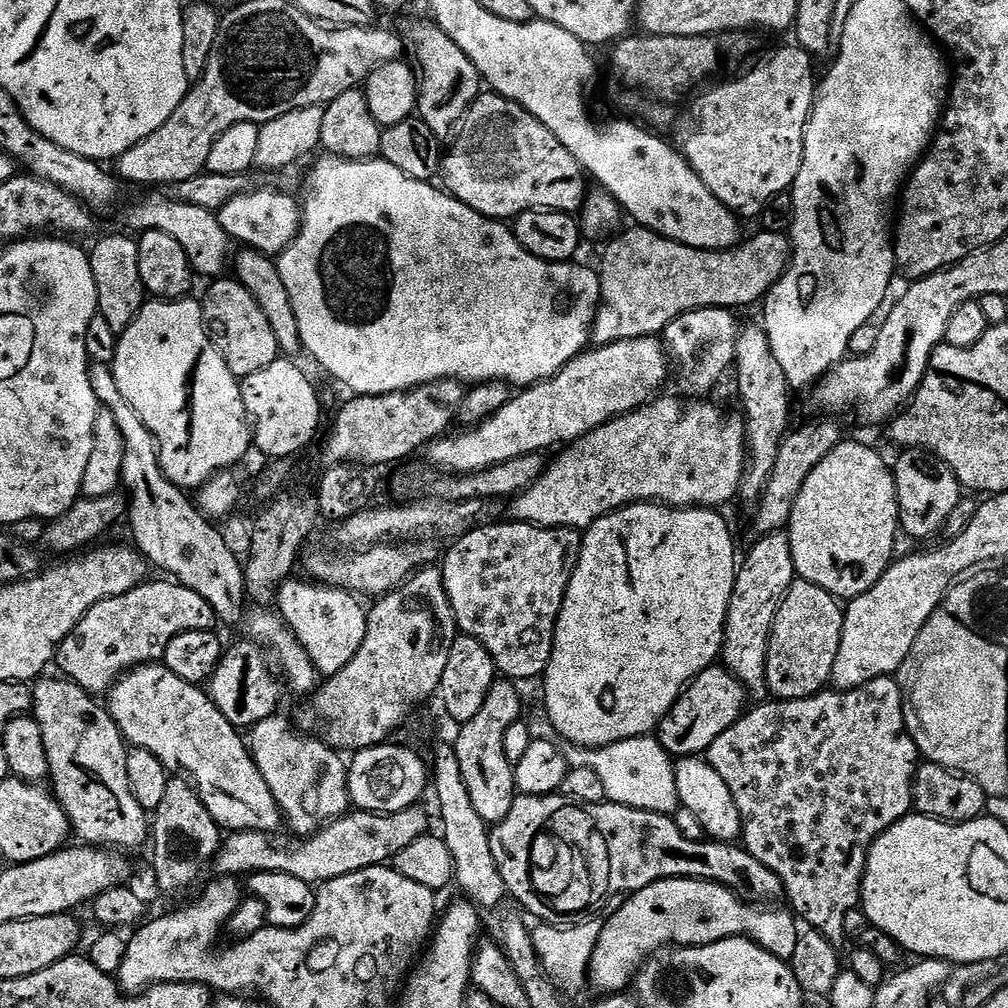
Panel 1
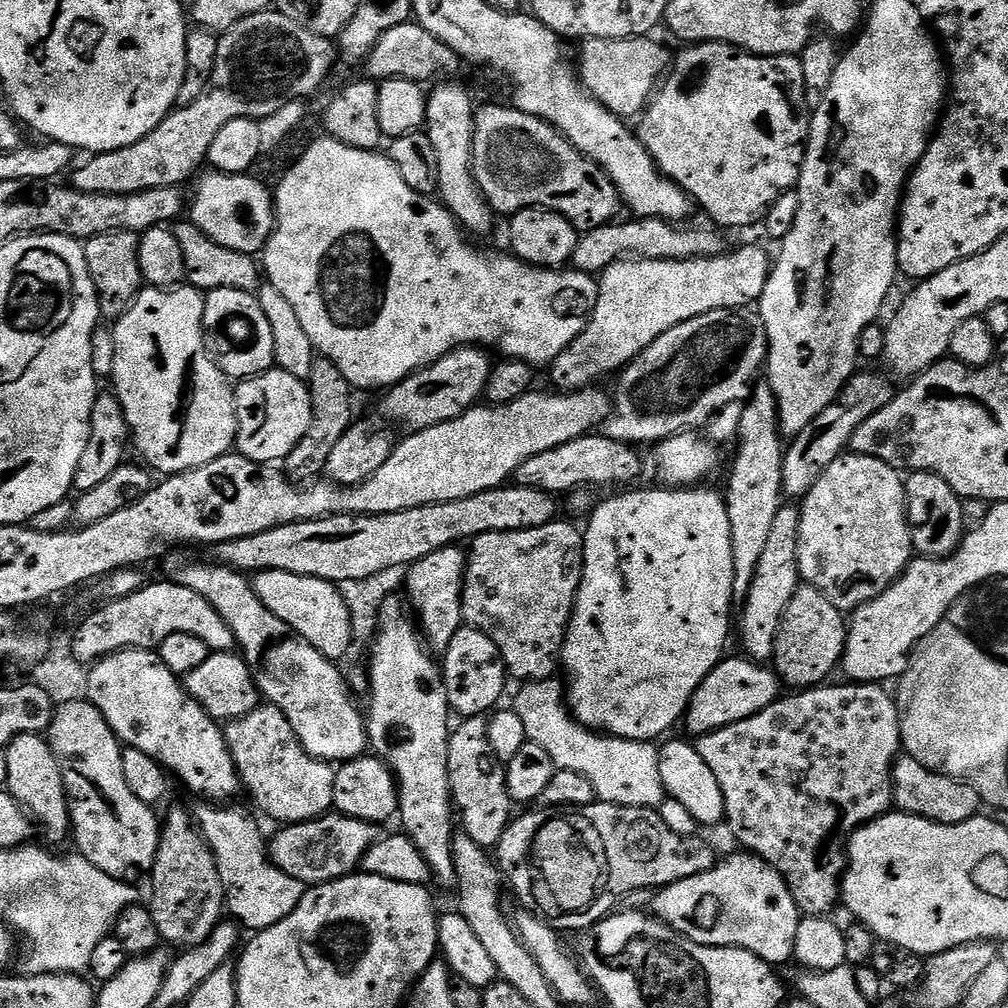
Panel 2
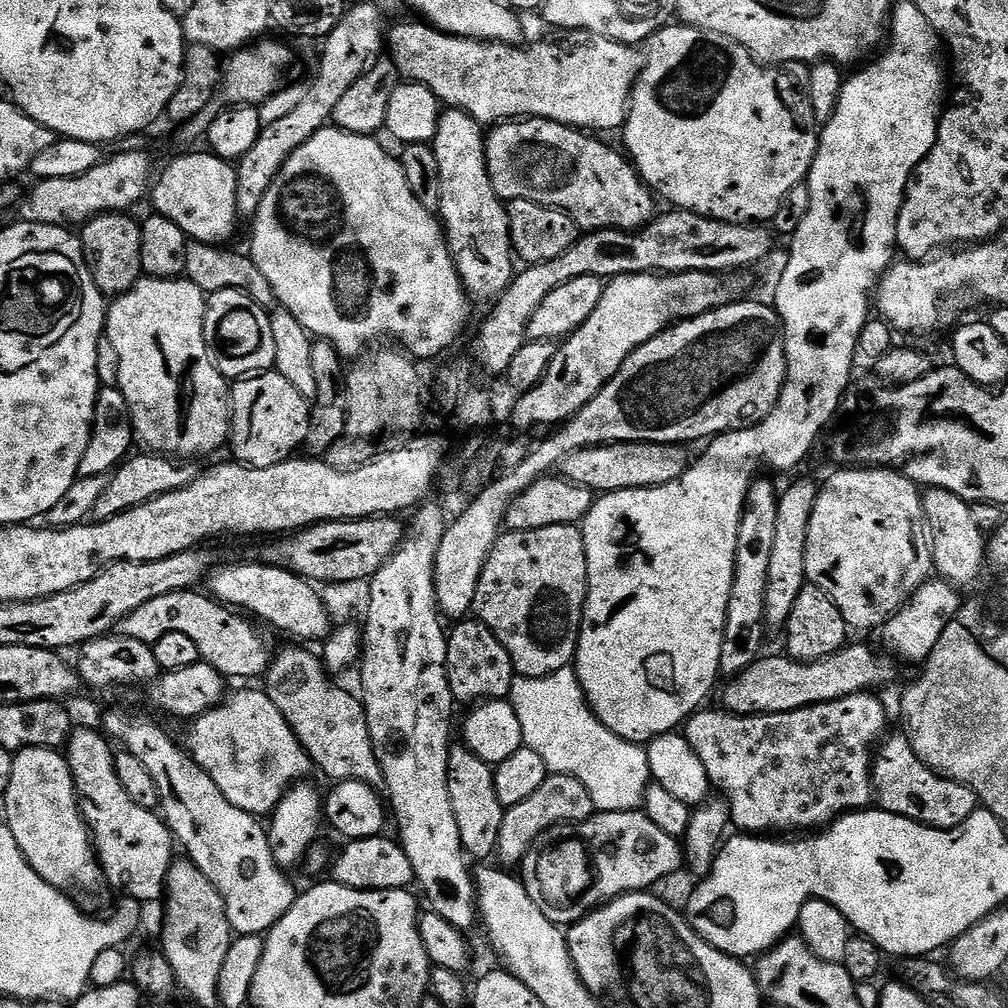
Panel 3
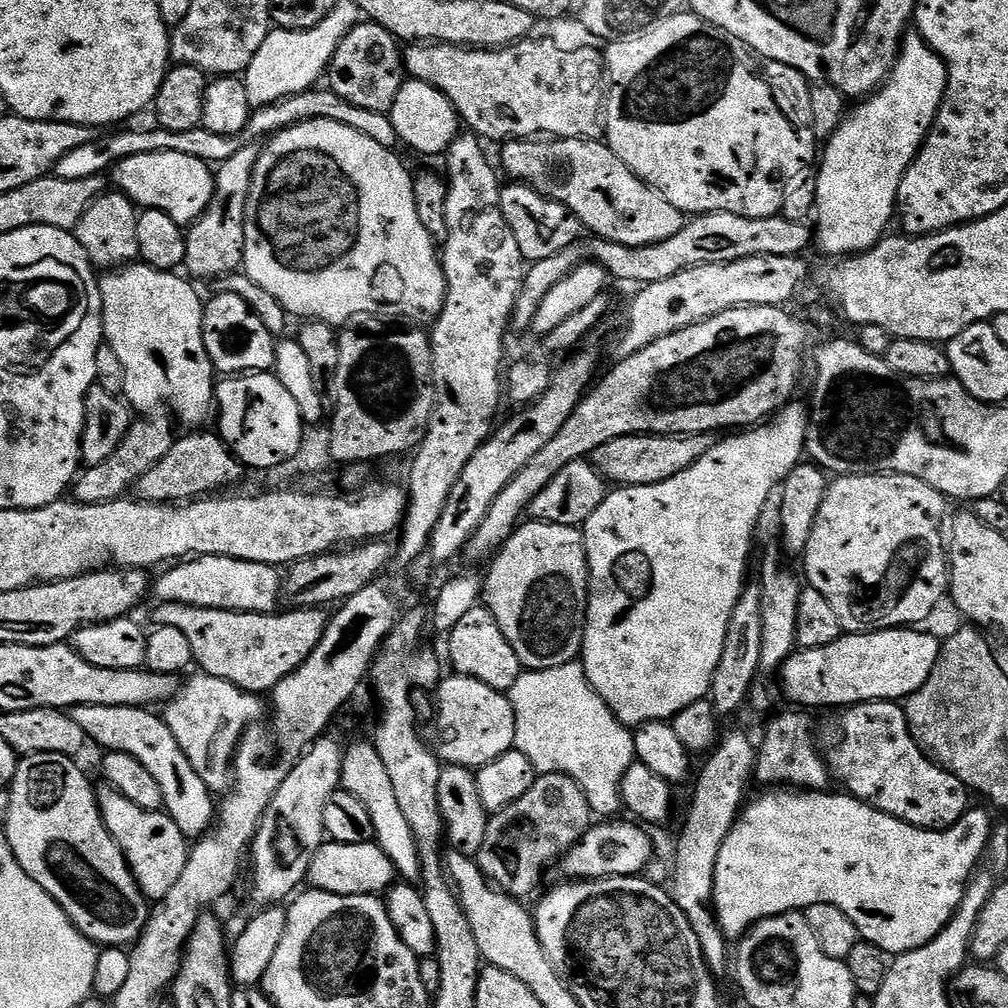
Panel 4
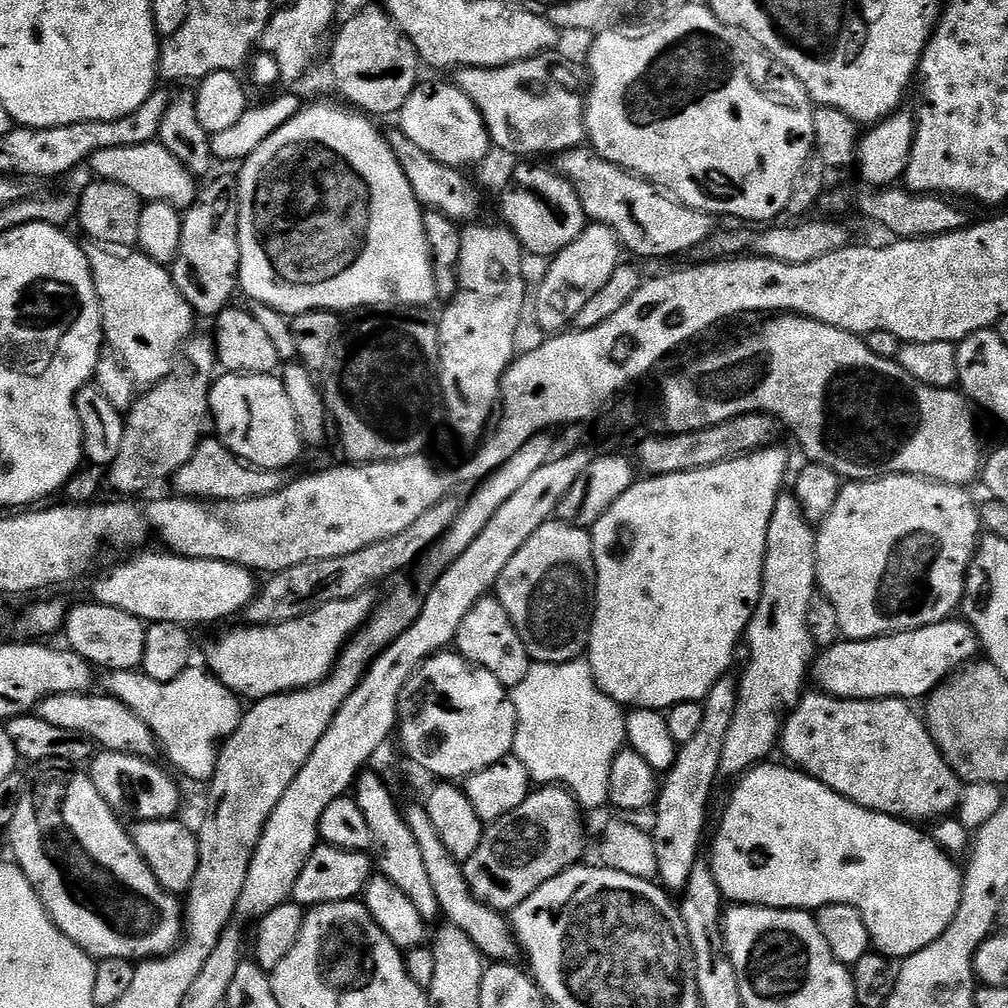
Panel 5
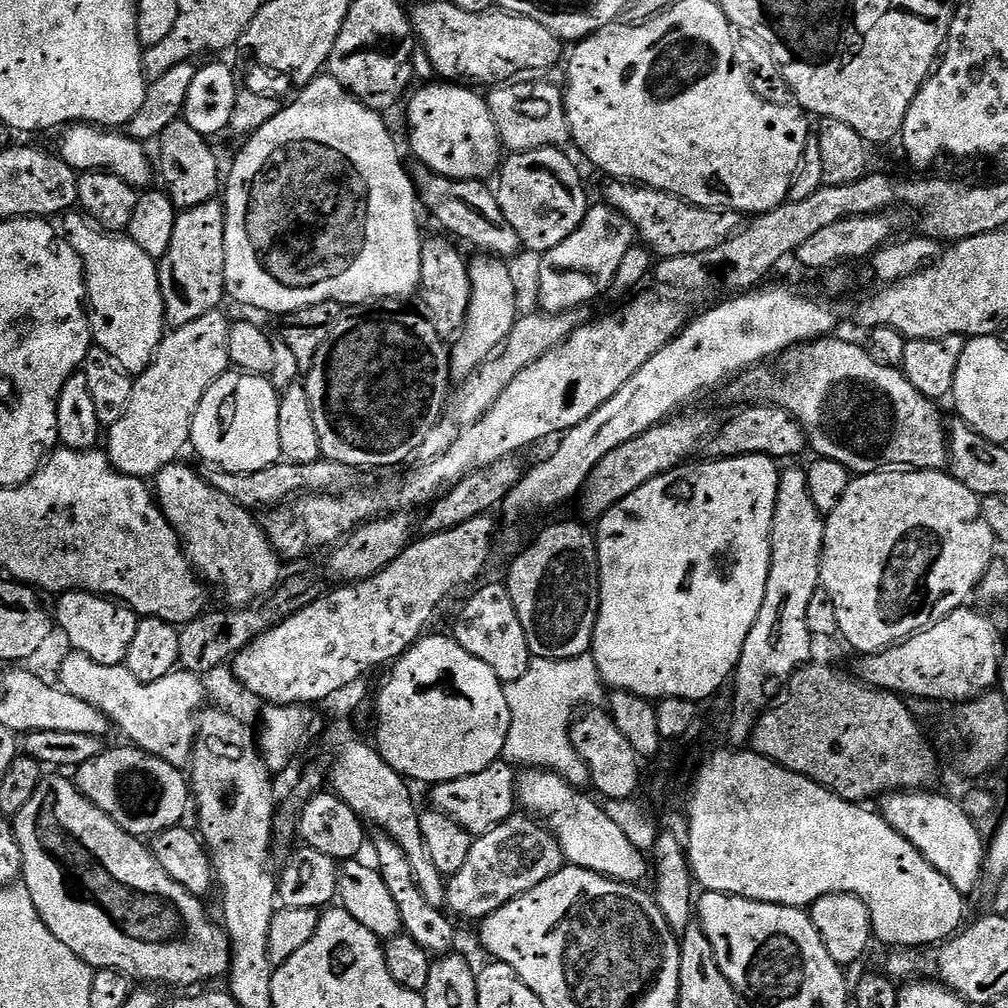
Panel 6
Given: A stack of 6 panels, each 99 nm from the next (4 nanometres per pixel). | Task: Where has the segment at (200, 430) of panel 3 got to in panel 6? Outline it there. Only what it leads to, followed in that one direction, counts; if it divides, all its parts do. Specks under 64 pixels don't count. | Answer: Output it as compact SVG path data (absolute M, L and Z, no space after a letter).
M72 210L63 217L62 235L68 245L78 254L84 267L84 283L88 286L87 307L90 309L92 338L95 347L114 354L122 366L133 374L145 372L152 364L156 347L166 335L164 299L160 289L160 269L157 261L146 250L120 234L113 234L93 226L79 211Z

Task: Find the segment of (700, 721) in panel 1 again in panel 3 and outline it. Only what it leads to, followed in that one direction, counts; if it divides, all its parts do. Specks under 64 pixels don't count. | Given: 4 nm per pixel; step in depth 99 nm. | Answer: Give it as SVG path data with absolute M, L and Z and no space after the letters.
M849 643L847 646L827 656L824 660L815 660L809 664L804 664L800 660L793 660L787 654L781 656L768 656L755 660L746 670L742 670L742 674L731 677L727 681L728 684L724 688L724 704L723 711L733 712L736 716L761 716L763 712L766 714L778 714L779 712L793 712L799 708L805 708L811 704L821 704L822 702L830 702L837 700L843 696L850 694L858 694L859 692L867 692L869 690L880 690L883 684L888 684L896 676L896 668L887 660L887 655L879 656L876 652L871 652L864 644Z

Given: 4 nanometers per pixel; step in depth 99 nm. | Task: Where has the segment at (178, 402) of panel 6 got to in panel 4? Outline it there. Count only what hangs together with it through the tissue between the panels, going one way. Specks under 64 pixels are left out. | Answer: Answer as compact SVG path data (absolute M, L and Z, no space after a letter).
M152 418L133 419L123 442L106 458L106 462L85 467L79 473L74 484L74 499L77 504L105 504L111 500L121 499L135 489L137 482L150 470L150 466L158 466L166 454L170 454L170 446L174 439L171 419L148 420Z

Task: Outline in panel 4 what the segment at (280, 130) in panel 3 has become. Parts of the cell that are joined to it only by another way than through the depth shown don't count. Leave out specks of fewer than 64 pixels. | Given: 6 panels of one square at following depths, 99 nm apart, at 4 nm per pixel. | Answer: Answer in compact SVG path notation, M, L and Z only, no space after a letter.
M241 143L240 149L215 169L216 189L210 206L190 225L186 232L186 258L183 267L188 268L187 275L193 281L212 280L216 282L222 276L232 275L243 265L244 243L246 242L246 206L250 198L252 175L258 166L261 151L259 143Z

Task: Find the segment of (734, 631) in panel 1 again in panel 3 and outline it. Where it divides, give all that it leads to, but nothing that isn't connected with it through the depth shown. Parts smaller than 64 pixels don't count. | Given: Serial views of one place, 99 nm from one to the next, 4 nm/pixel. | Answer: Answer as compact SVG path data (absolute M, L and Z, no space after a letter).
M796 480L788 489L778 496L778 522L774 529L774 551L770 557L770 575L766 578L766 610L764 623L769 629L783 629L790 618L790 610L794 610L794 602L798 602L798 594L806 586L806 538L810 534L810 514L814 514L814 502L818 502L820 484L812 480Z

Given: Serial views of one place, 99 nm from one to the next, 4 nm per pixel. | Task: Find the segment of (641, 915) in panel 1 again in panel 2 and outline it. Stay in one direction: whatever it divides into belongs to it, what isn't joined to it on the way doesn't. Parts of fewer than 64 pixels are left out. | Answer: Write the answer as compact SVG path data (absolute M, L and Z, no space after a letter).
M743 850L737 853L737 856L728 856L725 860L723 857L713 868L694 878L679 880L659 889L655 893L656 901L653 902L651 911L655 919L671 926L685 940L715 948L745 948L767 964L781 966L780 964L793 959L792 943L796 937L798 920L796 903L790 894L788 883L776 868Z

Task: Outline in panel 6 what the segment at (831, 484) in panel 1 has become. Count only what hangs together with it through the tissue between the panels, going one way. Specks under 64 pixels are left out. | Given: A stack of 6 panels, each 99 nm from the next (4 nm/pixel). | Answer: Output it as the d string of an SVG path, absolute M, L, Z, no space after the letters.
M885 470L883 472L865 472L857 475L846 486L846 494L834 506L832 512L827 513L824 522L824 553L820 567L820 583L834 598L834 606L838 610L839 635L859 654L875 654L890 648L901 640L907 640L916 632L924 632L931 624L944 620L954 610L965 607L973 599L974 593L980 587L986 570L997 559L996 548L998 542L982 518L980 509L981 497L971 492L962 482L958 482L951 474L944 470Z

